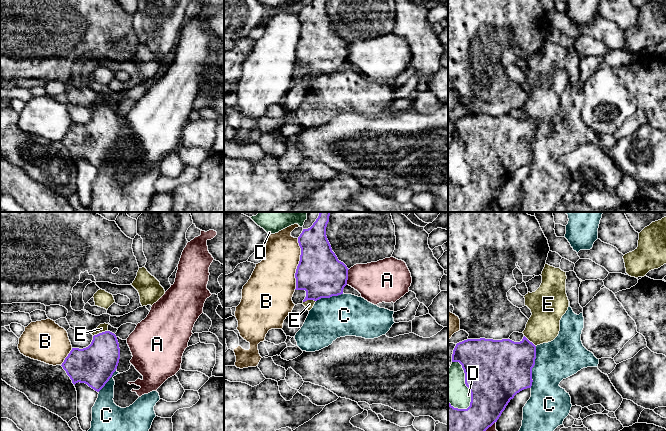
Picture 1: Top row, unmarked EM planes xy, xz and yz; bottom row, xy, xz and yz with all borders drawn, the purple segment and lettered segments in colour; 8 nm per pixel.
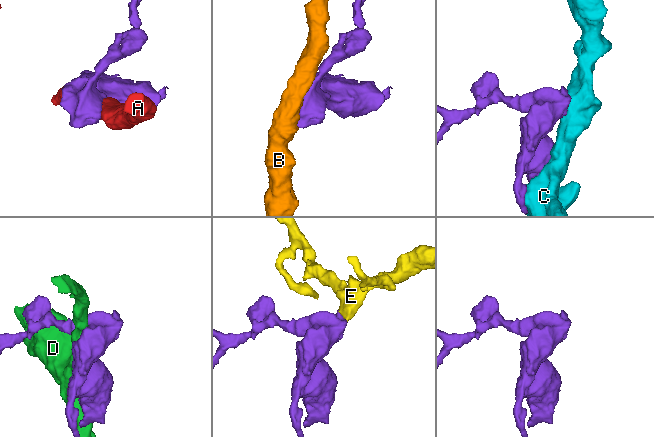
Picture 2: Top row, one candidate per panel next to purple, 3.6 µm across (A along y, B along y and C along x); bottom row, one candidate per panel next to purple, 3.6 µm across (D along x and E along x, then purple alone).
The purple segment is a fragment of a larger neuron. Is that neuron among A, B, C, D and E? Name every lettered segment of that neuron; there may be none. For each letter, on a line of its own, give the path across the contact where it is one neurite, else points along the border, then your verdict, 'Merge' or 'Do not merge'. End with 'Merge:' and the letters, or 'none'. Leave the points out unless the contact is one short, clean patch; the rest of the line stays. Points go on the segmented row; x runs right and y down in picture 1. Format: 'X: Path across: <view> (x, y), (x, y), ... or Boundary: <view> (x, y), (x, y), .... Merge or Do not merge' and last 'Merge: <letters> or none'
A: Do not merge
B: Do not merge
C: Do not merge
D: Do not merge
E: Path across: xy (96, 363), (100, 357), (100, 333), (101, 328). Merge
Merge: E

